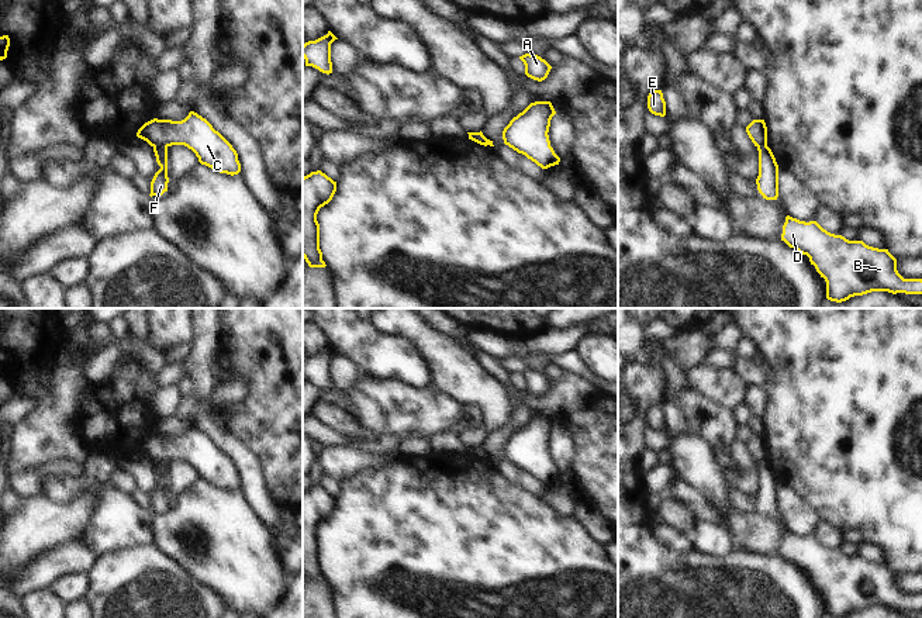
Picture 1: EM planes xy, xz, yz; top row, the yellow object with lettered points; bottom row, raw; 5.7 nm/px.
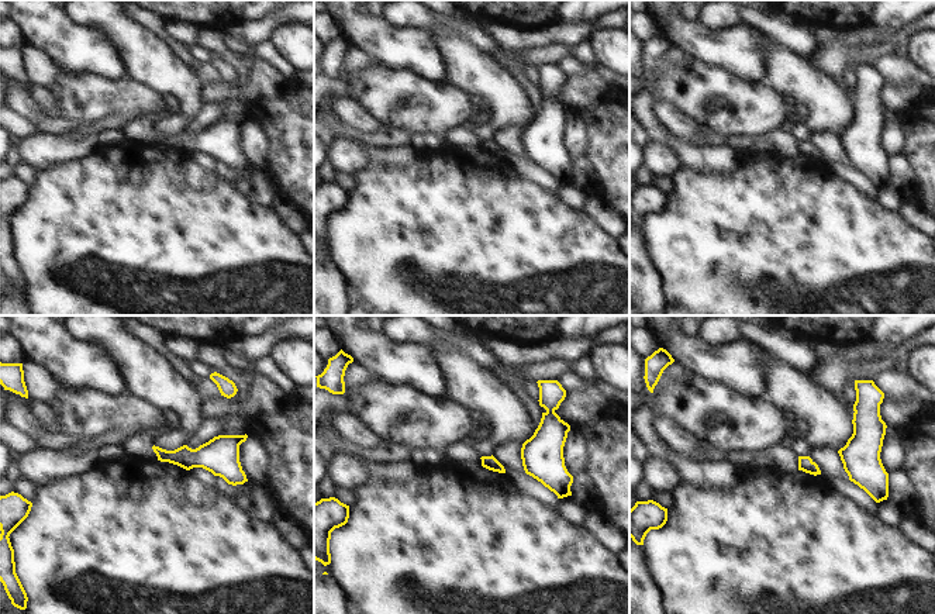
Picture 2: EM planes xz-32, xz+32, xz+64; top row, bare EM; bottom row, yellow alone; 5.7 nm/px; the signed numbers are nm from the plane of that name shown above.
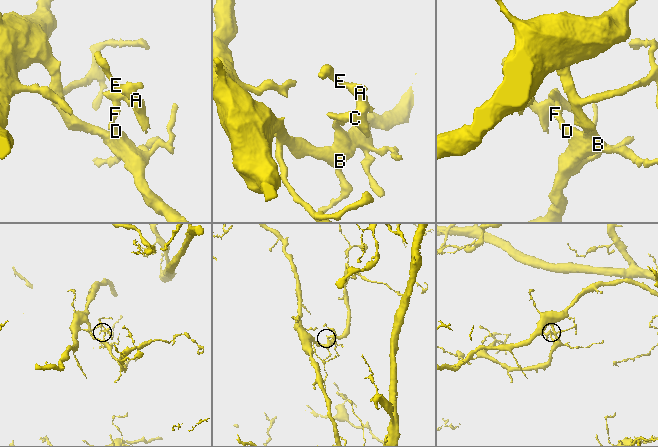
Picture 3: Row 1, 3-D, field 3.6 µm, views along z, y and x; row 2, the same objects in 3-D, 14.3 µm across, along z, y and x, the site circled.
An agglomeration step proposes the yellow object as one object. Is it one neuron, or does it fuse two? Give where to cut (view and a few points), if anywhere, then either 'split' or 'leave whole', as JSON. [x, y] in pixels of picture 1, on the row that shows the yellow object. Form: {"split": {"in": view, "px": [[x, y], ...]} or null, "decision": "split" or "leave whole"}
{"split": {"in": "xy", "px": [[166, 145], [154, 148]]}, "decision": "split"}

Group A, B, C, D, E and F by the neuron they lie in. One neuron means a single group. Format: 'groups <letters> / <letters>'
groups A C E / B D F

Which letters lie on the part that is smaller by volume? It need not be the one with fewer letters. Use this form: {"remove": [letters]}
{"remove": ["A", "C", "E"]}

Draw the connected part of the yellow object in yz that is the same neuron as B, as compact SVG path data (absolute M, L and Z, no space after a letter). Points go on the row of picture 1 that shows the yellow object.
M787 215L781 241L809 258L826 282L826 298L831 301L842 303L871 291L922 294L922 279L904 279L888 249L831 234L816 221Z

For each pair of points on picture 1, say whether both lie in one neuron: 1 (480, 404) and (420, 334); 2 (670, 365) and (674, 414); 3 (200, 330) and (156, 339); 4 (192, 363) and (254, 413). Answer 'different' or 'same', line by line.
1: same
2: same
3: different
4: different

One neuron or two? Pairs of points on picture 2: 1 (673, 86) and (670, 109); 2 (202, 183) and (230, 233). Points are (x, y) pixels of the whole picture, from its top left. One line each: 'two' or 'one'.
1: two
2: one

